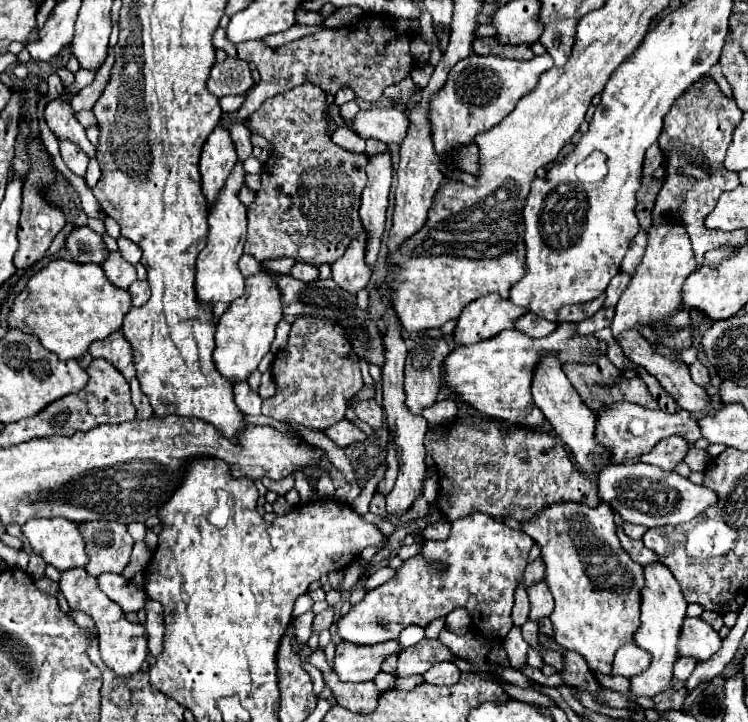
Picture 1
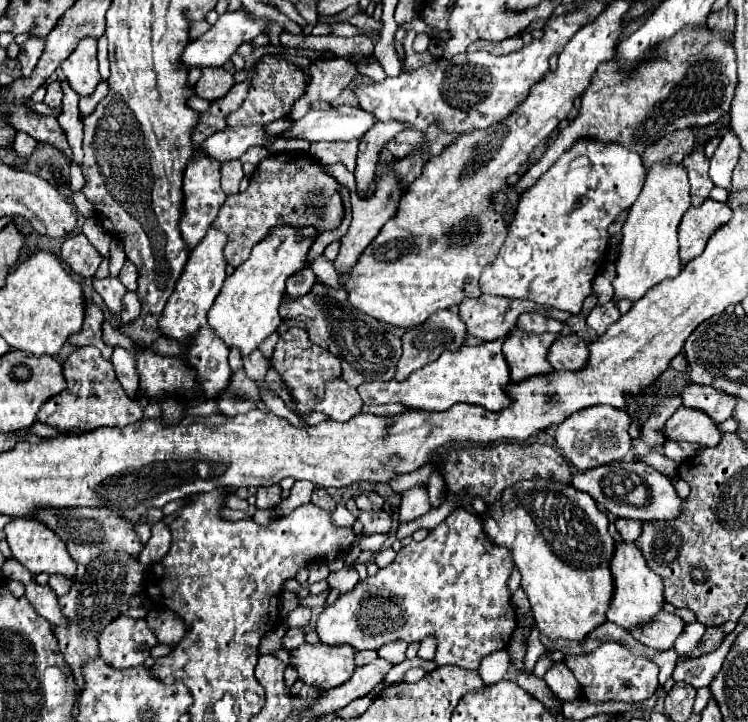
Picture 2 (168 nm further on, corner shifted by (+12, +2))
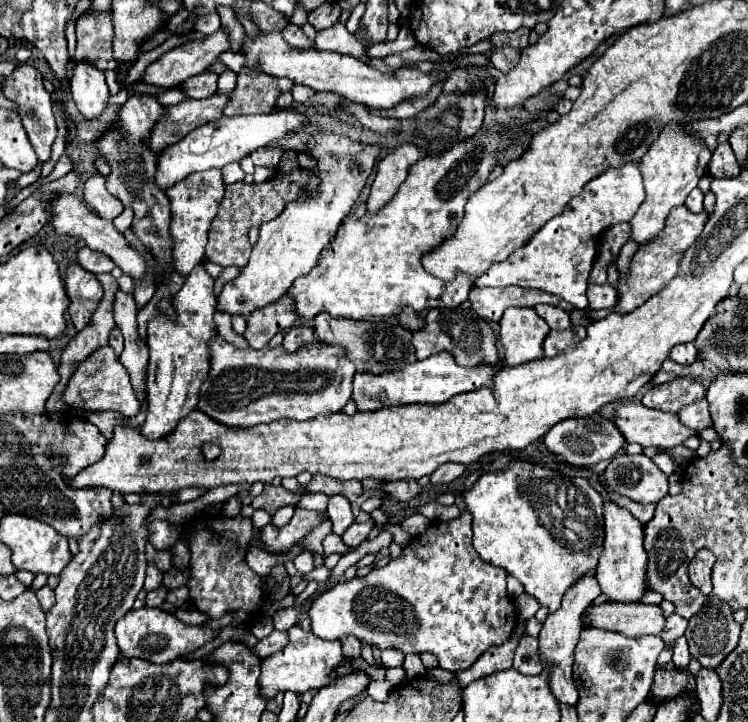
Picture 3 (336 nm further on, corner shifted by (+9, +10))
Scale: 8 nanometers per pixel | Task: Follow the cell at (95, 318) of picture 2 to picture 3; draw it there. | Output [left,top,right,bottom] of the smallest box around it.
[65,264,103,330]

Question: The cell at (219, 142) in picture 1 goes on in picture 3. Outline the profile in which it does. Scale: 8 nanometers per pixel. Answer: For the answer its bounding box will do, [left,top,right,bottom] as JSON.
[165,170,225,278]

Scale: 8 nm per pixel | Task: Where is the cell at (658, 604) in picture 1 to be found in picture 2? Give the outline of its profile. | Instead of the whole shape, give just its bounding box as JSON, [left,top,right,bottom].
[608,542,664,632]

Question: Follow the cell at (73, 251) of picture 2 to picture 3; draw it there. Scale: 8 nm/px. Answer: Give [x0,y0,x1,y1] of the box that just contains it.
[77,246,115,274]

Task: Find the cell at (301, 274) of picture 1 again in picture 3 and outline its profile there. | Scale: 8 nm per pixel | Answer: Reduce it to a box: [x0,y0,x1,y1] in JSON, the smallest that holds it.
[243,296,299,350]

